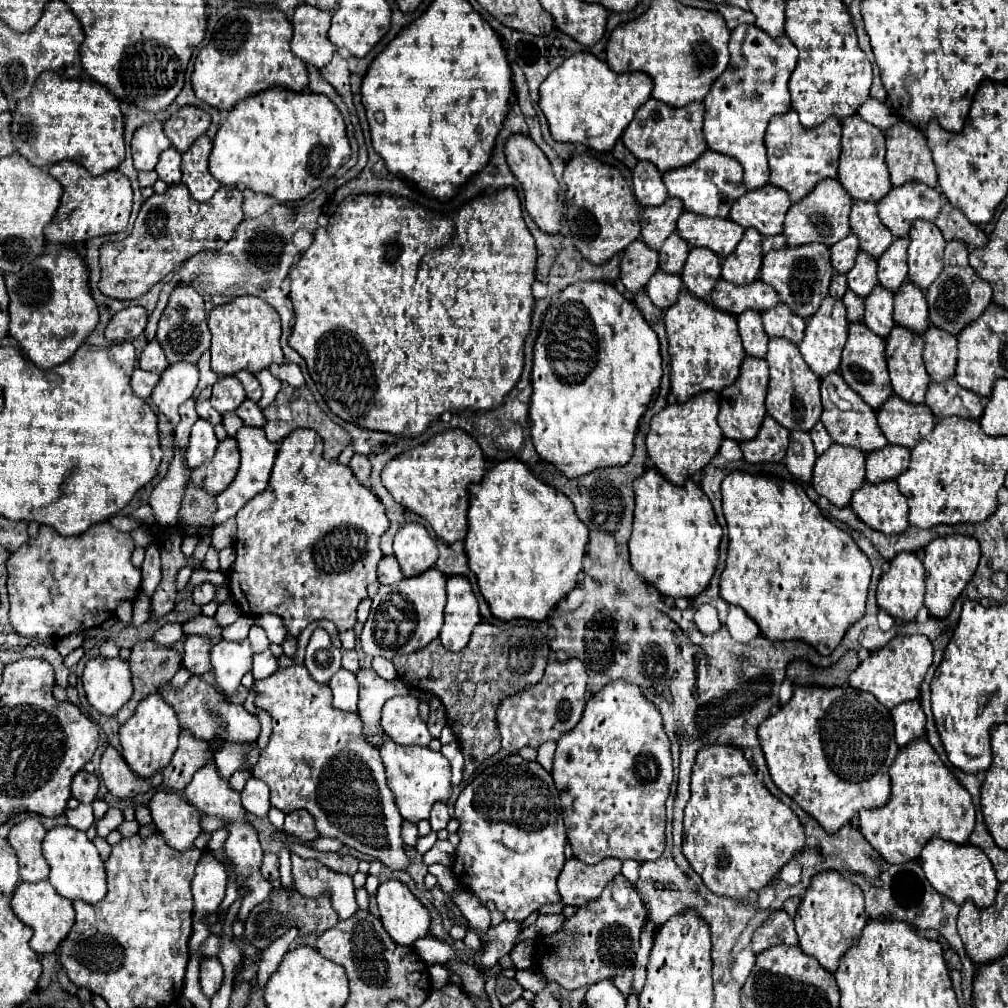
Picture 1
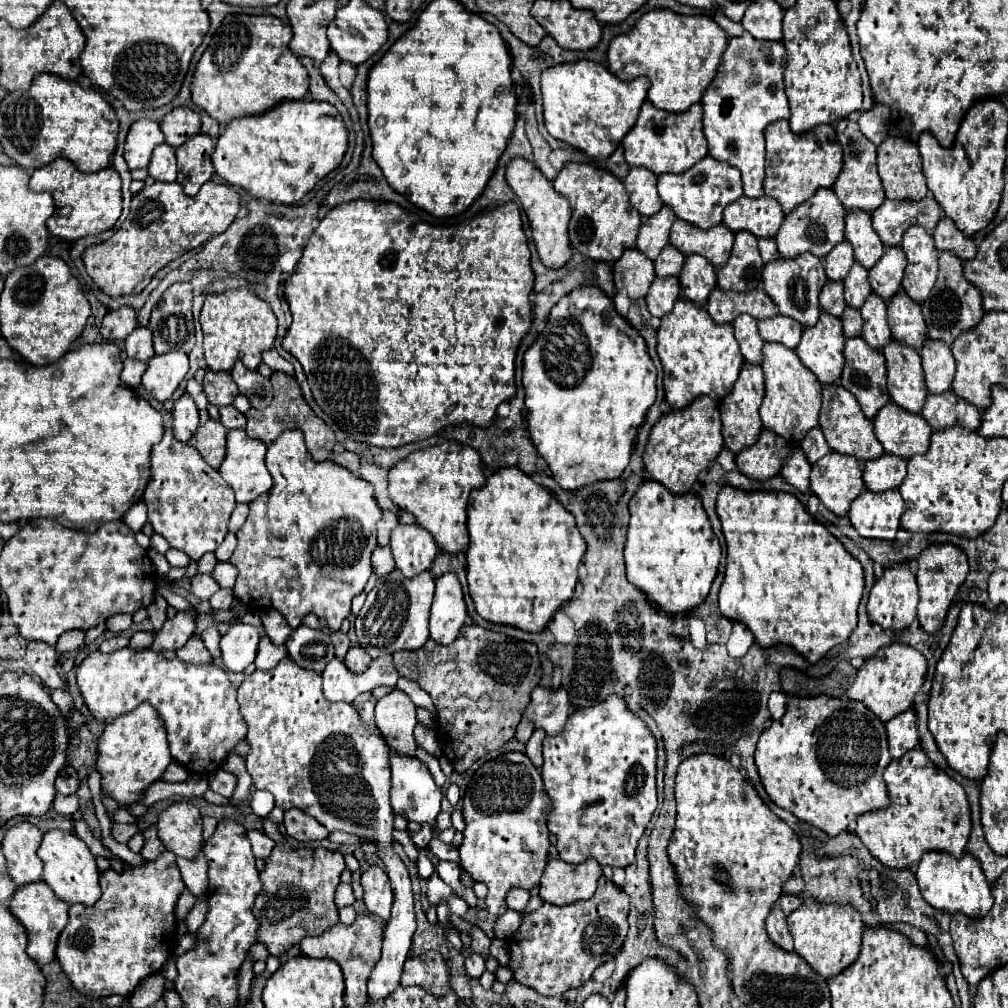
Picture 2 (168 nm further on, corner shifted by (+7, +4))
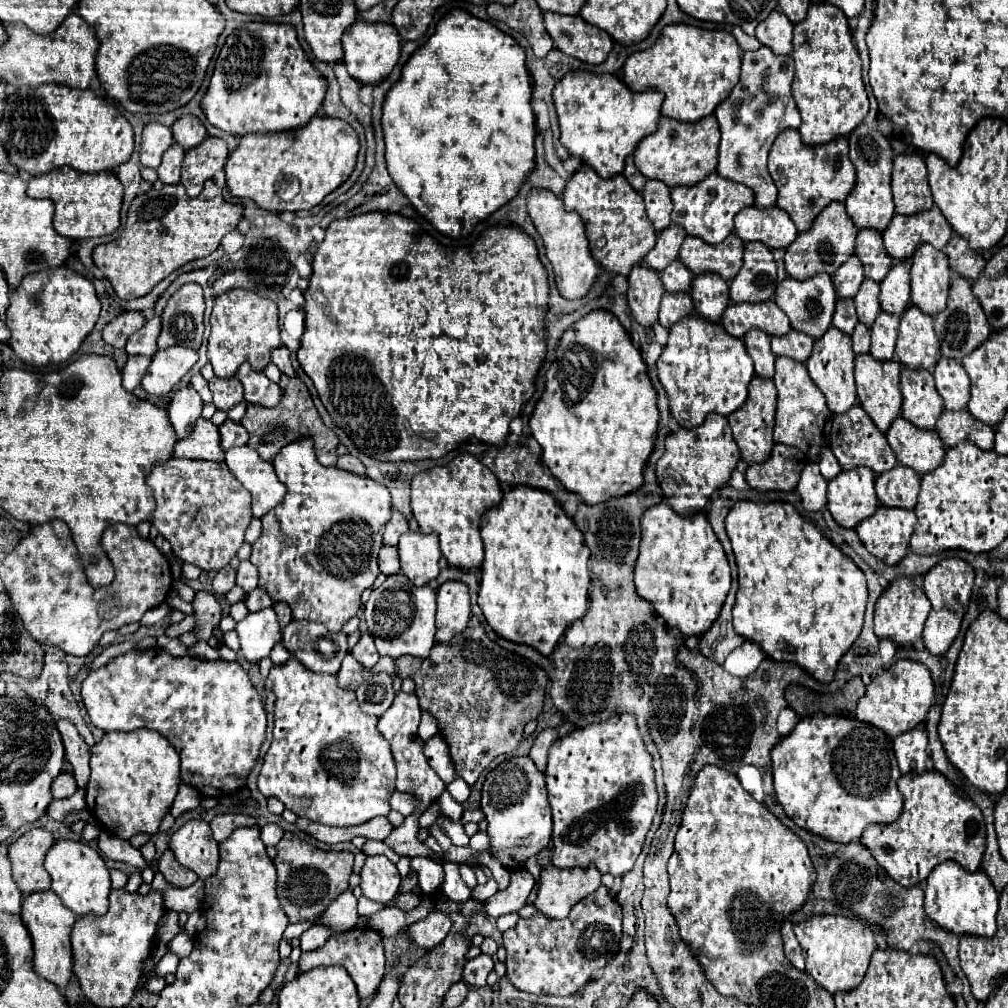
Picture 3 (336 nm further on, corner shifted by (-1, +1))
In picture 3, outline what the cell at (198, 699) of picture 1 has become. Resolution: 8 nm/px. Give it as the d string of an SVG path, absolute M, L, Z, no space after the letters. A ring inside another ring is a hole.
M159 647L135 649L91 671L83 681L81 699L91 723L105 733L129 733L143 727L161 733L181 757L181 781L197 789L203 797L225 797L241 791L265 741L267 715L263 699L239 663L207 661L191 655L173 657Z

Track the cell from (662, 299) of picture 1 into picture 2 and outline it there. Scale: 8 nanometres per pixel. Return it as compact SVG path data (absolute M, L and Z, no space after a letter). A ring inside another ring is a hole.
M669 276L669 278L655 278L653 280L653 286L649 286L649 294L645 296L645 302L647 302L647 308L653 316L665 316L671 312L675 300L679 298L681 294L681 286L679 286L679 280Z

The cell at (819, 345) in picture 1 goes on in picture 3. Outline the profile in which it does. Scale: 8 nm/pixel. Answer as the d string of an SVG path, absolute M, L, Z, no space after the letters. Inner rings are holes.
M829 327L827 333L815 341L813 353L807 361L809 377L823 391L823 395L827 399L827 407L833 415L847 413L853 407L853 403L857 401L855 379L853 379L853 361L855 361L855 353L851 349L851 337L847 337L845 333L841 333L835 327Z

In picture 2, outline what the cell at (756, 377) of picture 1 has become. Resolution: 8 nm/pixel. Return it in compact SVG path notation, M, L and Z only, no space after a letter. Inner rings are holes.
M745 362L733 390L719 402L725 448L729 448L731 452L737 454L739 450L755 444L757 436L761 434L761 430L763 430L761 418L759 418L761 400L763 400L763 370L761 370L761 366L753 366L753 364Z

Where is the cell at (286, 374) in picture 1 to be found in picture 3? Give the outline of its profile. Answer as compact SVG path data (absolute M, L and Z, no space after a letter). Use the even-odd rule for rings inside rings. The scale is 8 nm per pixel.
M277 347L277 349L273 349L271 351L271 361L281 369L281 373L285 373L285 375L289 375L289 377L293 377L295 375L295 369L293 369L293 365L291 365L291 359L289 359L289 349L287 347Z

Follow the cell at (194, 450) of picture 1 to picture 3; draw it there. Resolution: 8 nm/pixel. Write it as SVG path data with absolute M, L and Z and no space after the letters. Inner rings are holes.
M191 385L173 391L167 405L167 417L177 433L177 439L183 439L191 433L195 419L201 415L201 409L203 409L203 401Z

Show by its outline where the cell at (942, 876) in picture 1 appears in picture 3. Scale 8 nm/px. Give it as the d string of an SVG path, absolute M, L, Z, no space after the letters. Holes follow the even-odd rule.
M945 861L929 873L925 881L925 913L941 929L955 935L973 935L973 937L993 937L997 931L997 907L999 893L993 889L985 873L969 873L961 869L955 861Z

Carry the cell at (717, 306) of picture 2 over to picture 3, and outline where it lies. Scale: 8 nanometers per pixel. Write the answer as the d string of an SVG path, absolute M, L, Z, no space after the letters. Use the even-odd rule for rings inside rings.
M773 299L763 303L731 303L721 321L725 331L737 339L741 339L749 329L761 329L773 337L791 331L789 319Z

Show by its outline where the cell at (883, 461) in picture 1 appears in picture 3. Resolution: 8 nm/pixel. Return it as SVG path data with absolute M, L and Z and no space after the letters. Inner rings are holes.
M897 465L891 471L877 475L875 491L879 503L885 507L913 509L919 495L919 475L905 465Z

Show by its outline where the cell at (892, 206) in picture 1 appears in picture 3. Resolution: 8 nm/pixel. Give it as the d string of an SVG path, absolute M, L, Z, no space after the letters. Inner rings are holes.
M933 207L917 215L895 215L883 231L883 243L893 259L905 261L913 257L921 243L931 243L935 249L943 249L951 235L951 225L941 211Z

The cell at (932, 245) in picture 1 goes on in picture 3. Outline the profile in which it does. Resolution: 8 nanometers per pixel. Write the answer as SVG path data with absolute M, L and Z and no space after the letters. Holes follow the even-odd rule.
M919 245L911 259L911 303L927 315L945 309L951 269L943 251Z

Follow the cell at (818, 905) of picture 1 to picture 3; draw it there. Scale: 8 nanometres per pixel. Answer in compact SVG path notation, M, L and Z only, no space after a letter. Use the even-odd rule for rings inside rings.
M815 915L803 923L797 923L793 931L803 949L805 971L817 981L817 985L831 995L839 991L845 993L861 985L869 967L869 959L877 949L875 935L871 929L867 929L867 925L855 919L845 919L843 915Z

